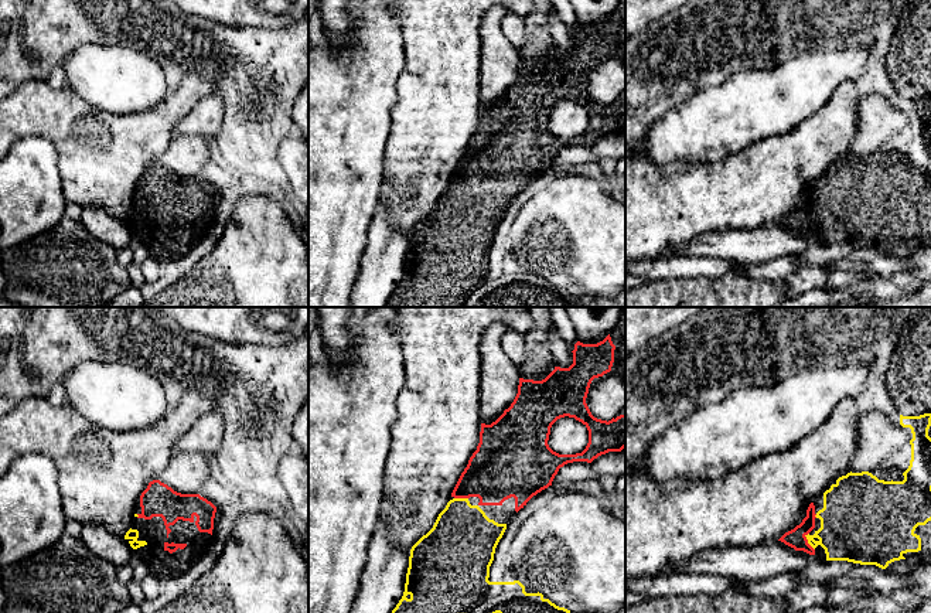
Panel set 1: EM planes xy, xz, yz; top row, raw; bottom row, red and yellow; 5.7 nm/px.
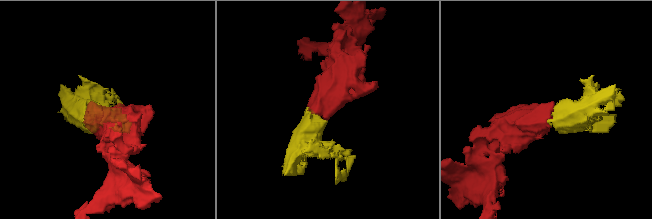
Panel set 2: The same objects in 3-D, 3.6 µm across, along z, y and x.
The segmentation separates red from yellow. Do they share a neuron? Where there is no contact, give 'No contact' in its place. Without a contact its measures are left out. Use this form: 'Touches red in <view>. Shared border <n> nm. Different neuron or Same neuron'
Touches red in yz. Shared border 110 nm. Same neuron

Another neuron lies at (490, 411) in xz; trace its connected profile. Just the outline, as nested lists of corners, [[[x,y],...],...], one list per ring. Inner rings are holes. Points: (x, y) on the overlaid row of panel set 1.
[[[491,323],[480,344],[480,420],[491,425],[511,406],[519,385],[519,371],[504,353],[505,324]]]

